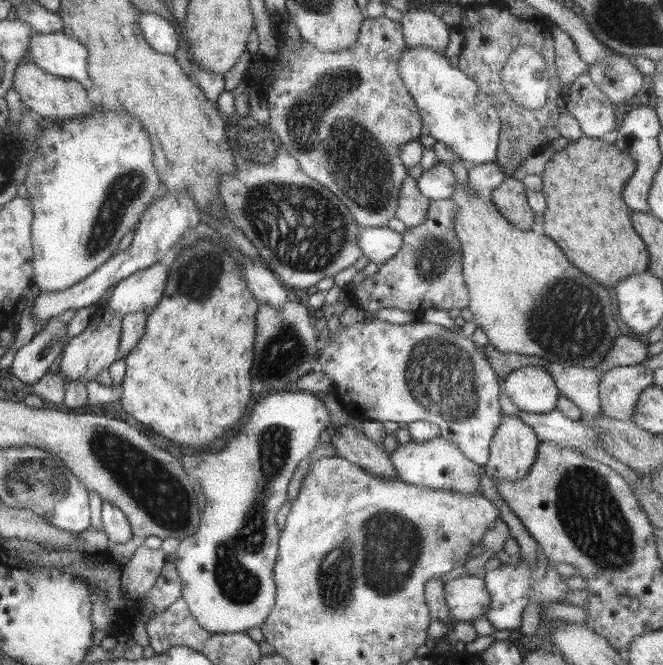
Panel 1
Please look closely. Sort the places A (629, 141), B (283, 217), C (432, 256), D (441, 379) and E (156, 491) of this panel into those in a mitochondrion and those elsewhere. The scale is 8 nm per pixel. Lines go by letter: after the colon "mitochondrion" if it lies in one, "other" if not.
A: other
B: mitochondrion
C: mitochondrion
D: mitochondrion
E: mitochondrion

